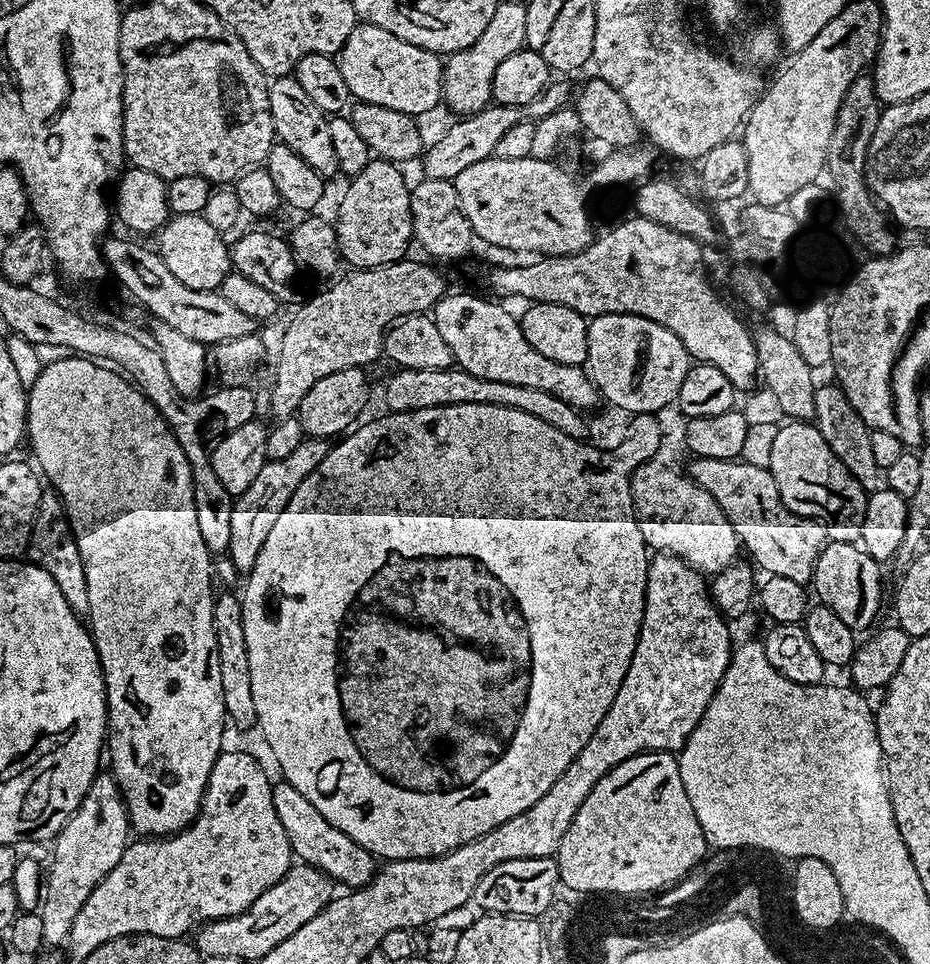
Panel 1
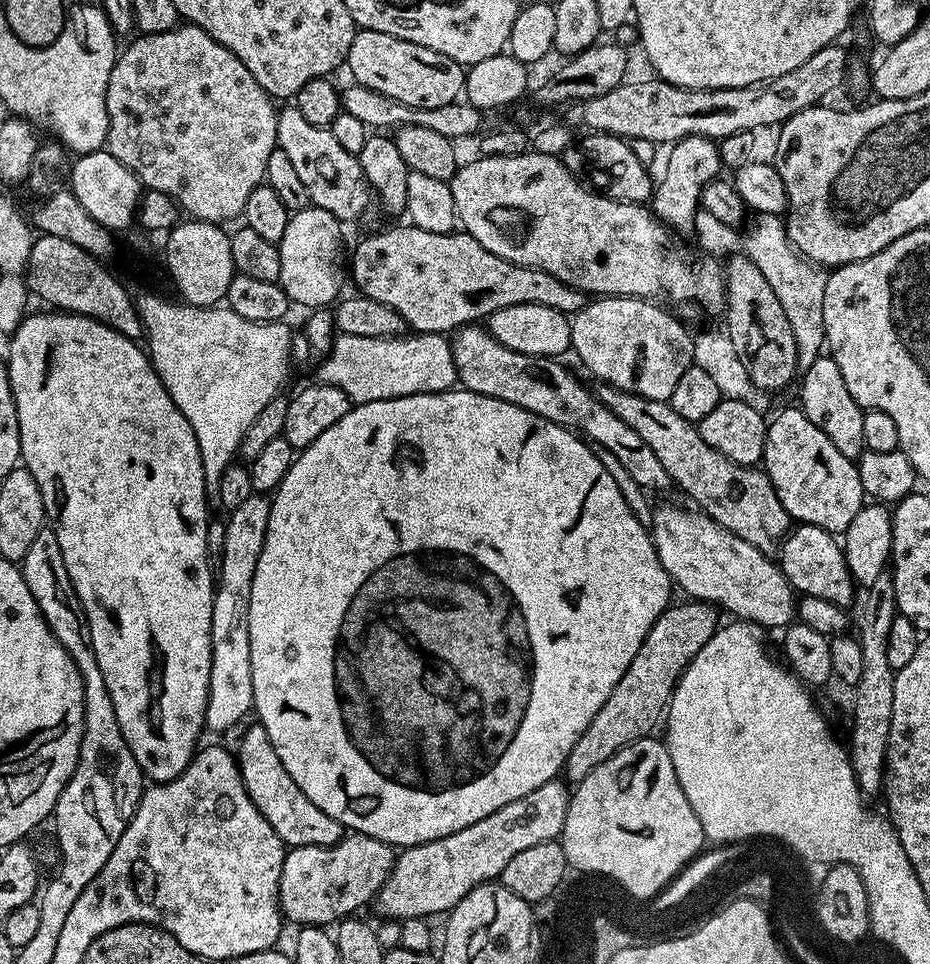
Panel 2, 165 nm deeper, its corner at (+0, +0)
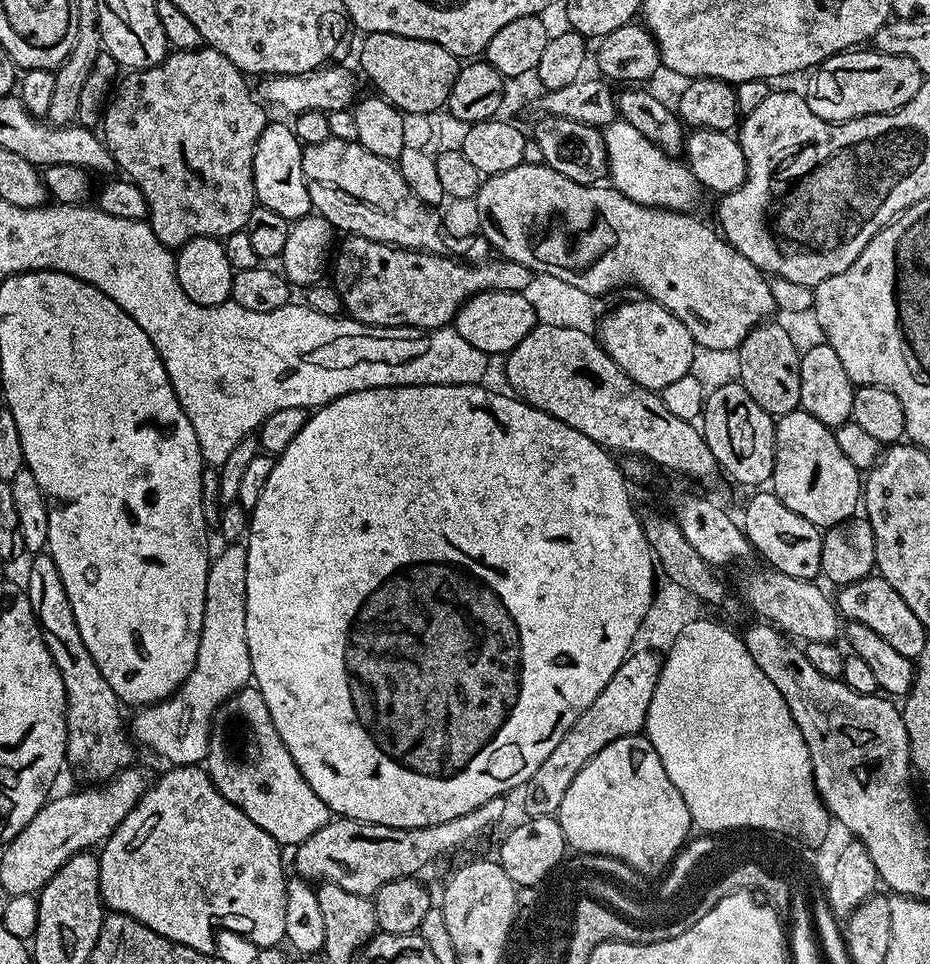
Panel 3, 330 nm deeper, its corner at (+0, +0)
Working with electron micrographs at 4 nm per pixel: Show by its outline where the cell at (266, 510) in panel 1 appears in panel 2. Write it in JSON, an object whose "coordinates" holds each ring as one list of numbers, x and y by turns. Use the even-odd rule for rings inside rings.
{"coordinates":[[253,494,242,506,226,516,226,534,218,579,212,593,212,661,210,686,204,722,207,731,224,732,232,728,244,715,253,711,254,678,250,670,250,586,258,558,264,549,266,526,270,522,272,505,264,494]]}

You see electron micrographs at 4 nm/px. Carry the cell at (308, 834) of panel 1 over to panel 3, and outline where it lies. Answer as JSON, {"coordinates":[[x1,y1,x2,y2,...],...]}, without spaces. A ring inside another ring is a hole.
{"coordinates":[[254,686,236,693,212,716,206,771,222,798,238,806,250,822,266,830,281,846,298,846,329,822,326,802,302,778,302,770,290,758,286,742,274,730,274,718,270,718,266,698]]}

